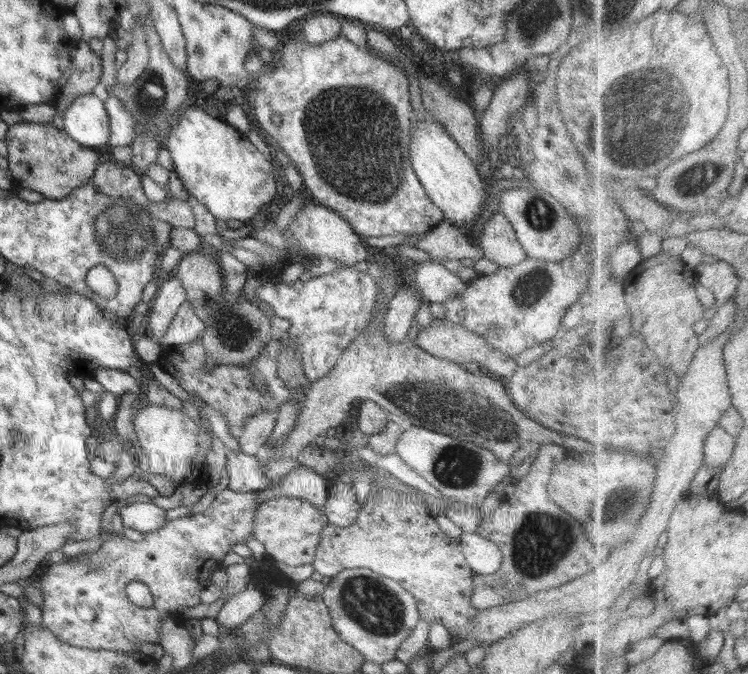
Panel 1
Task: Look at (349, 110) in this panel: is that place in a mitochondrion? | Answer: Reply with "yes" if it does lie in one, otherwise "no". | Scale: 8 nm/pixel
yes

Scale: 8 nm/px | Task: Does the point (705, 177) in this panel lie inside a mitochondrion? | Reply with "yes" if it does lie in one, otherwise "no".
yes

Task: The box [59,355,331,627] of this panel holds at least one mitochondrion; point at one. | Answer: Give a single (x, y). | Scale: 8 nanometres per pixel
(100, 566)

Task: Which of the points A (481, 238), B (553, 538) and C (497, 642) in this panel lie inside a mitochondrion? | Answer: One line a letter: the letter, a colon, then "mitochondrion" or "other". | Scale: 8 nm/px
A: other
B: mitochondrion
C: other

